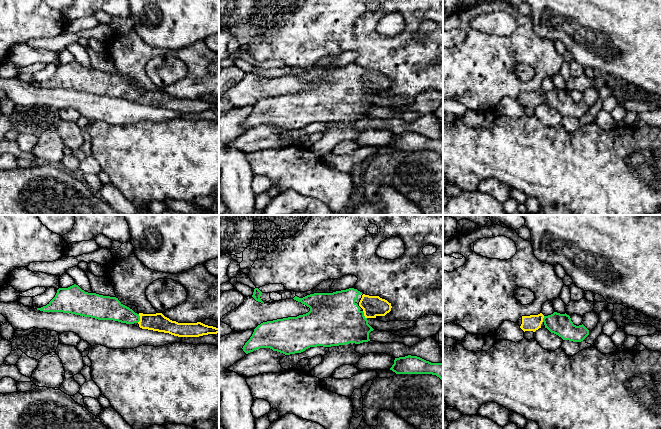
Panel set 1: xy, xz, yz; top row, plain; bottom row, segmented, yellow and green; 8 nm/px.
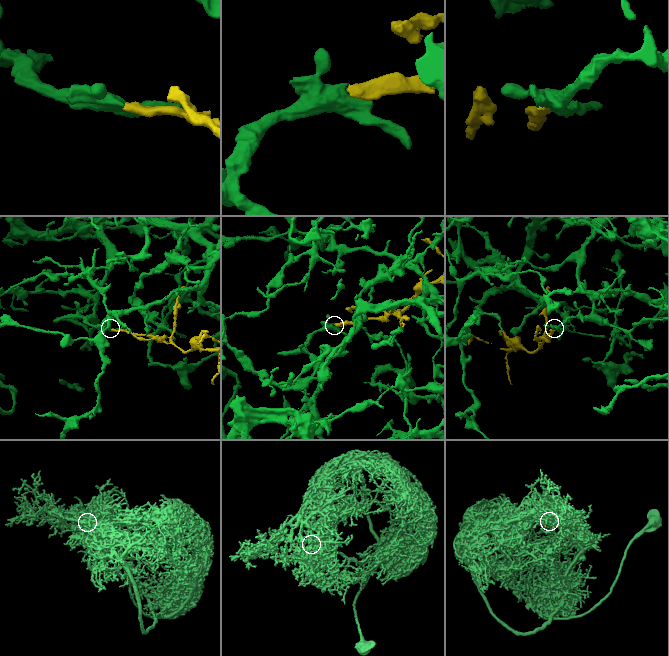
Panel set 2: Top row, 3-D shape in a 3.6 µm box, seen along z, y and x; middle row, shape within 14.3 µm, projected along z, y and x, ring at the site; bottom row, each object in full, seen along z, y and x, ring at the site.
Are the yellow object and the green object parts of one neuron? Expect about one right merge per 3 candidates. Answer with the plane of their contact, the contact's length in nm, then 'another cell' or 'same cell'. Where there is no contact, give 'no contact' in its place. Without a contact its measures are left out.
meets yellow in xy; contact 70 nm long; same cell

